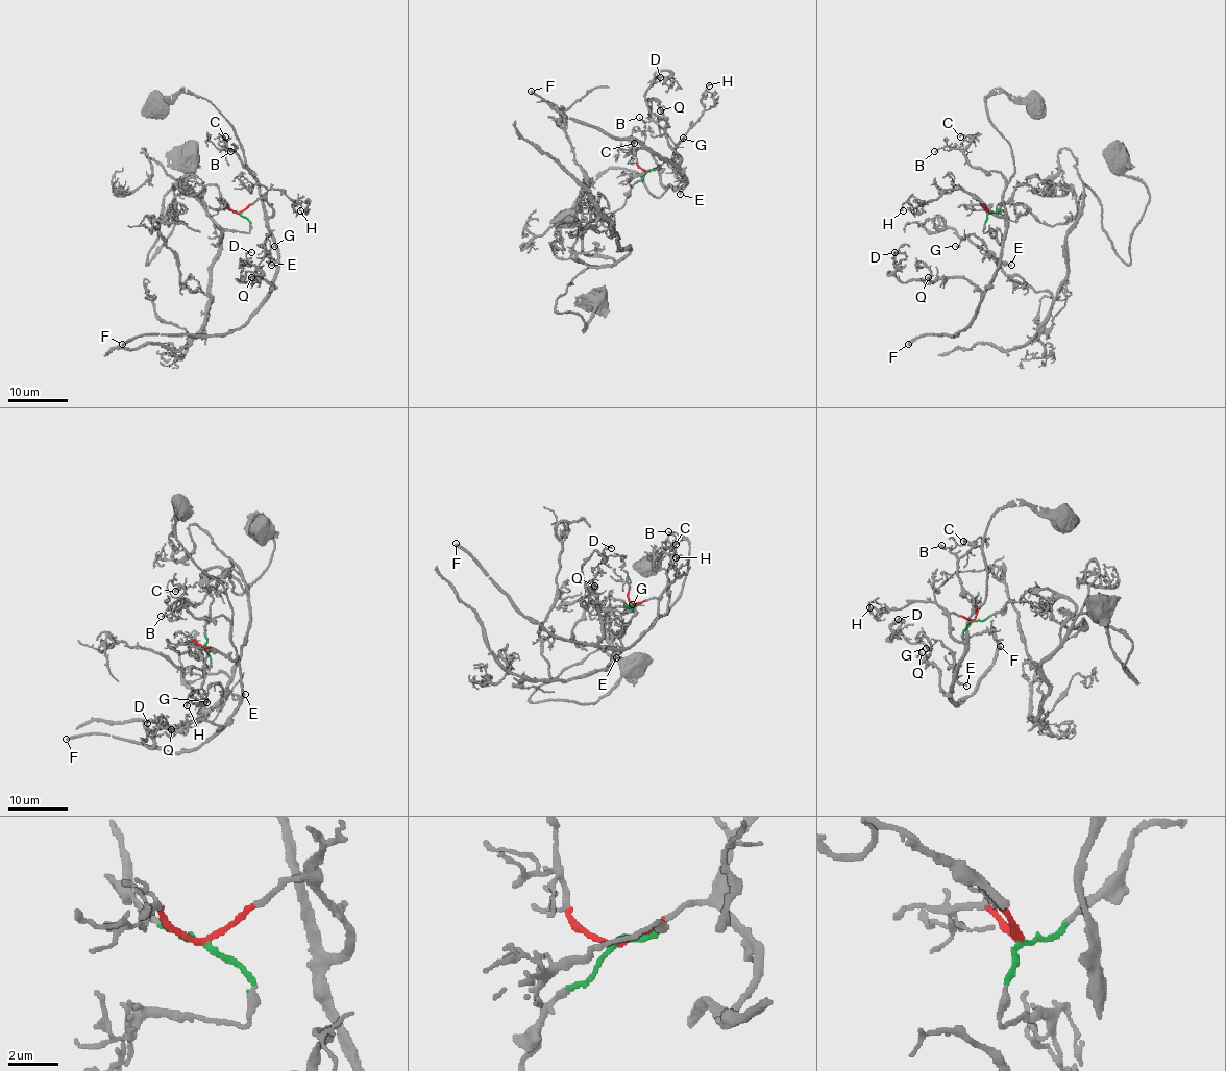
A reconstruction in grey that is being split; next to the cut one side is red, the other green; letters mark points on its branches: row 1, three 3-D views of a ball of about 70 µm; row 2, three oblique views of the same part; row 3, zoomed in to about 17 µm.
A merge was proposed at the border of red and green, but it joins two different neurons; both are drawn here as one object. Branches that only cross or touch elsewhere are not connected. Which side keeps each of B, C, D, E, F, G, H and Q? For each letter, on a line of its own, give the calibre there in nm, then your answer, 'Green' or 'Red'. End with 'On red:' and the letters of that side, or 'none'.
B: Thickness 150 nm. Red
C: Thickness 120 nm. Red
D: Thickness 160 nm. Red
E: Thickness 130 nm. Red
F: Thickness 320 nm. Red
G: Thickness 110 nm. Red
H: Thickness 150 nm. Red
Q: Thickness 190 nm. Red
On red: B, C, D, E, F, G, H, Q

